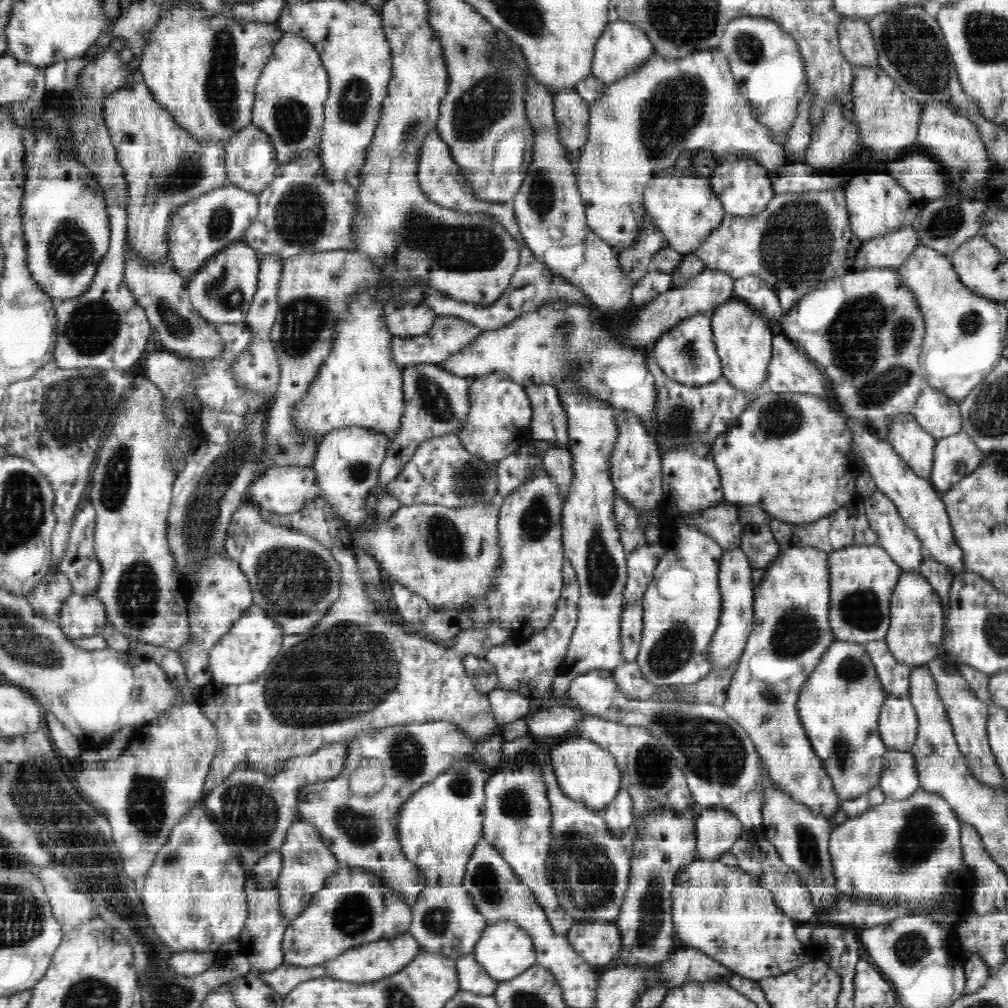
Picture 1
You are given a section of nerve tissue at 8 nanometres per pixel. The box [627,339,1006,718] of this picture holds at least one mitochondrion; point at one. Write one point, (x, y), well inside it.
(796, 631)

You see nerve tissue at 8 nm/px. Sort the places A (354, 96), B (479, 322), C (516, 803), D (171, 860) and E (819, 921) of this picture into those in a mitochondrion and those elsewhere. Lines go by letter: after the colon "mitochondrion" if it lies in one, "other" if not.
A: mitochondrion
B: other
C: mitochondrion
D: mitochondrion
E: other

